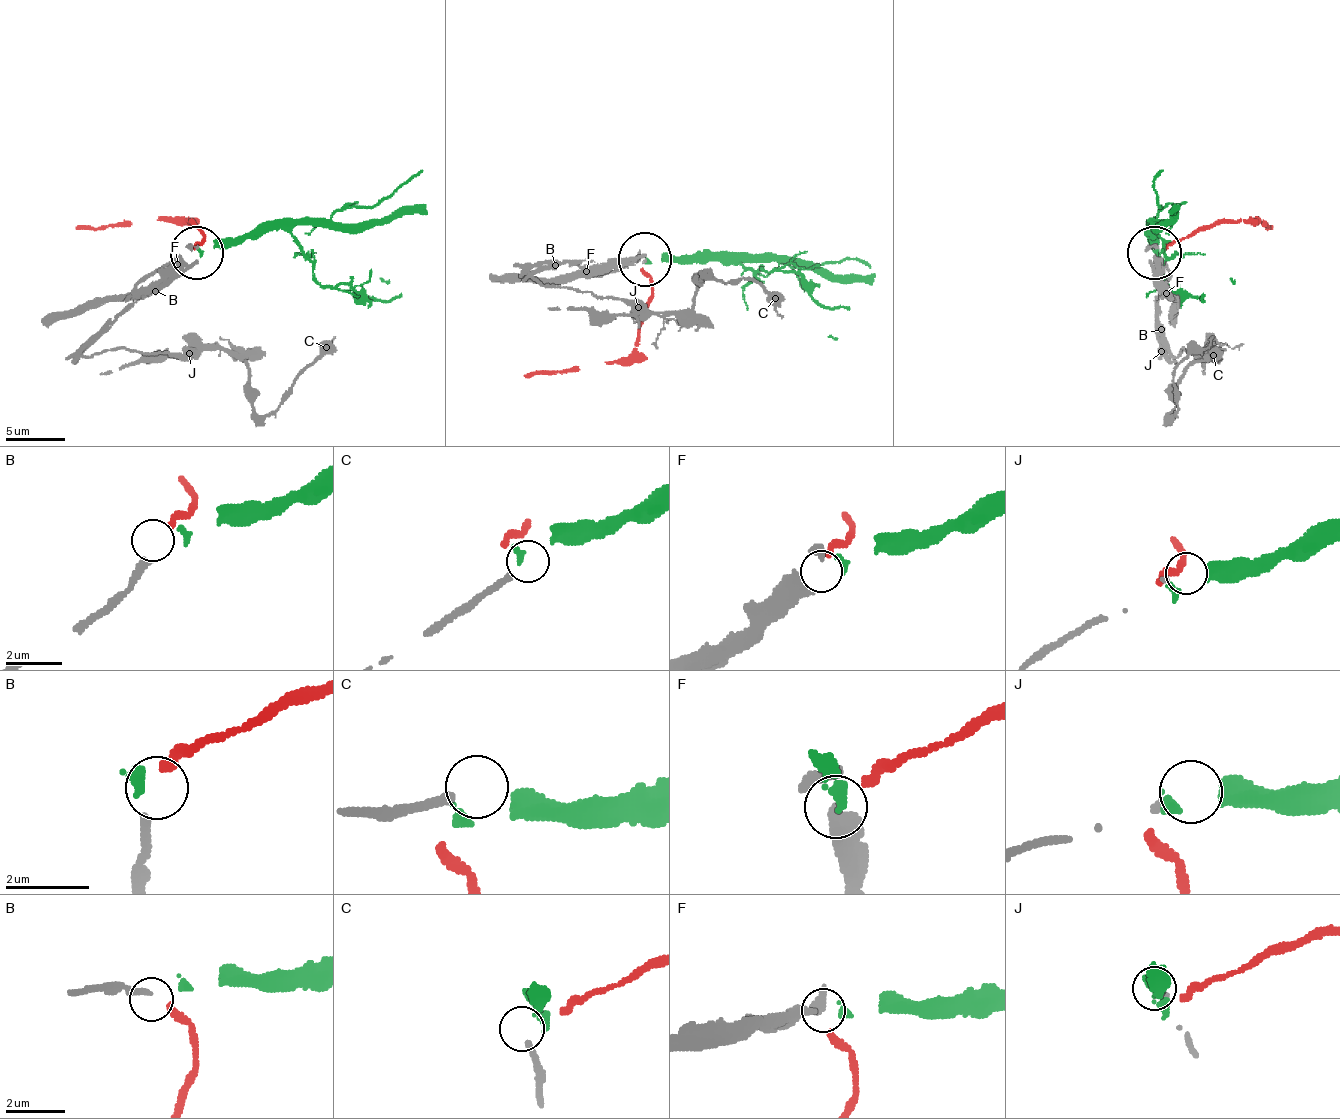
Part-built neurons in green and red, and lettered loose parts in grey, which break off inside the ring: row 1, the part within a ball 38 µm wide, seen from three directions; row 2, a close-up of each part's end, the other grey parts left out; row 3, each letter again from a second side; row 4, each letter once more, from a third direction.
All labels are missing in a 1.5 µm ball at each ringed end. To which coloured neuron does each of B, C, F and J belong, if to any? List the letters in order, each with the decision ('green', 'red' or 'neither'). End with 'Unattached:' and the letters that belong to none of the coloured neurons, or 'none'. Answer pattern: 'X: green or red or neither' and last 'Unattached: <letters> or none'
B: red
C: neither
F: green
J: neither
Unattached: C, J

